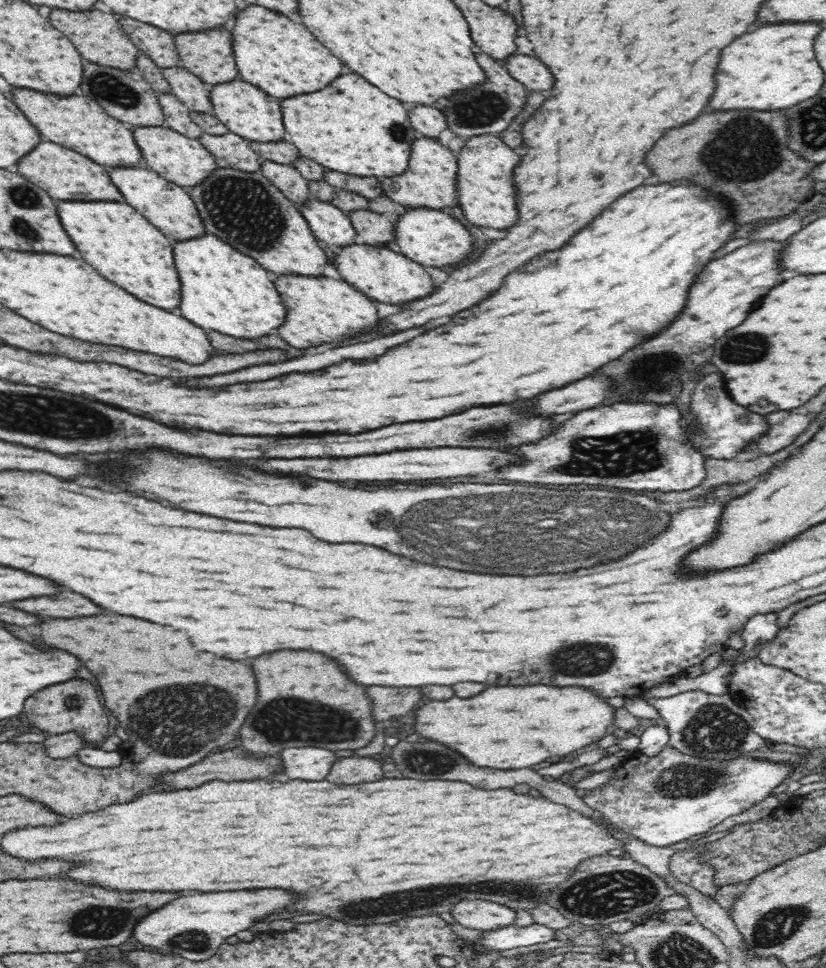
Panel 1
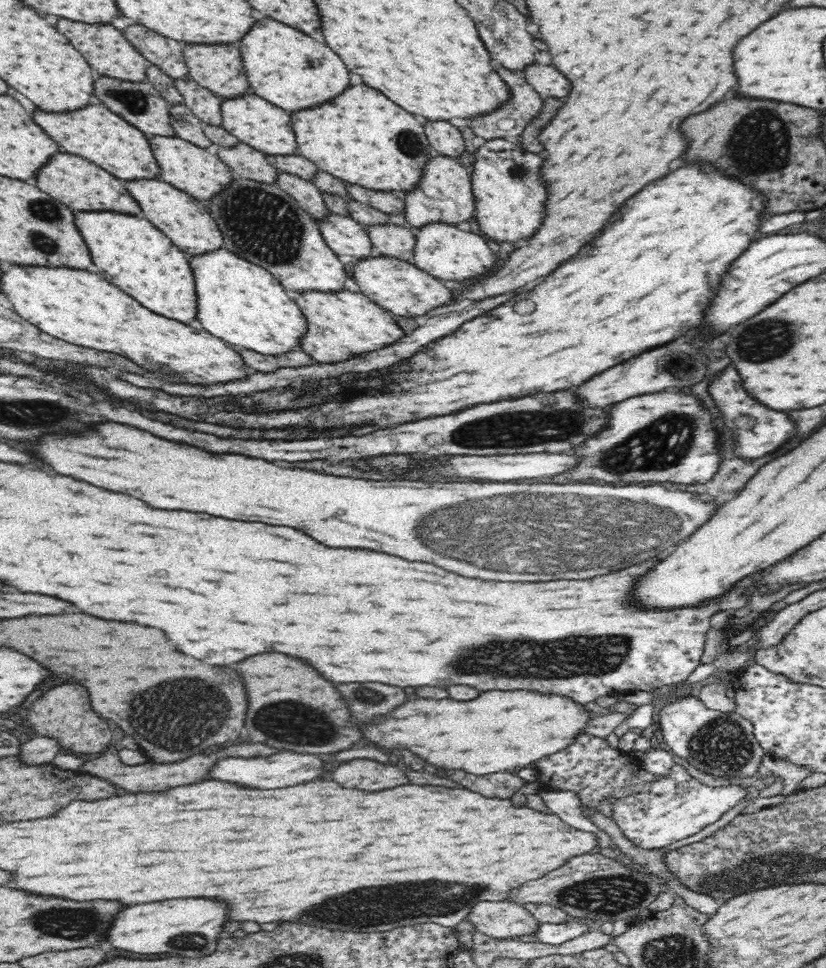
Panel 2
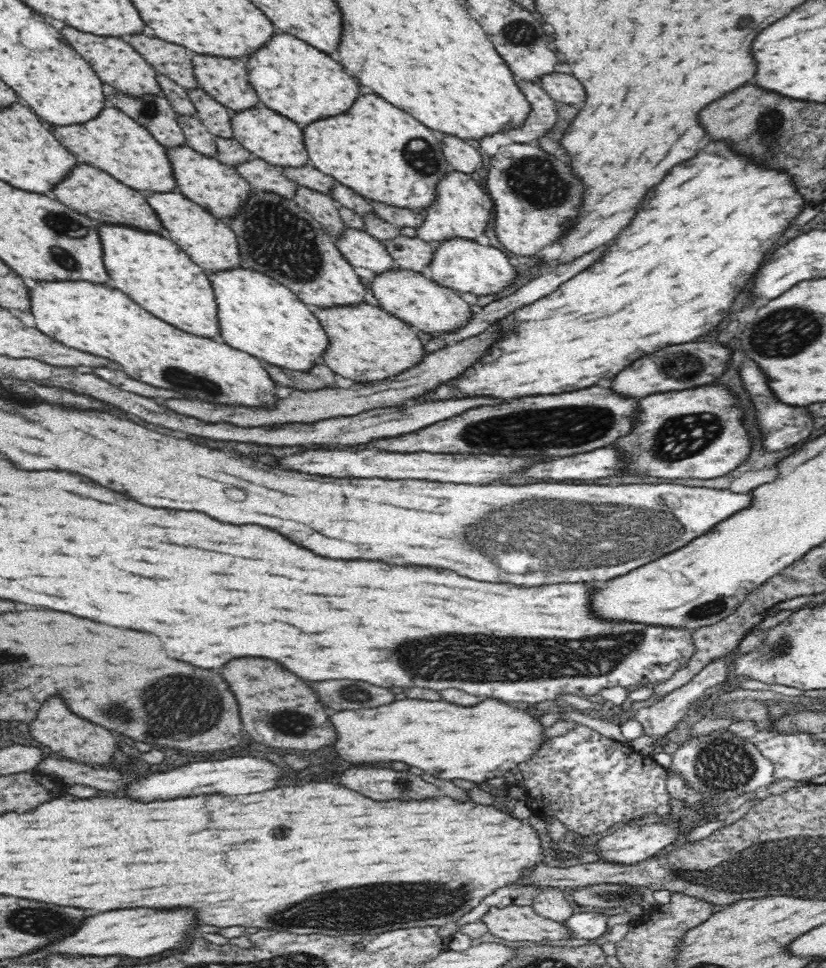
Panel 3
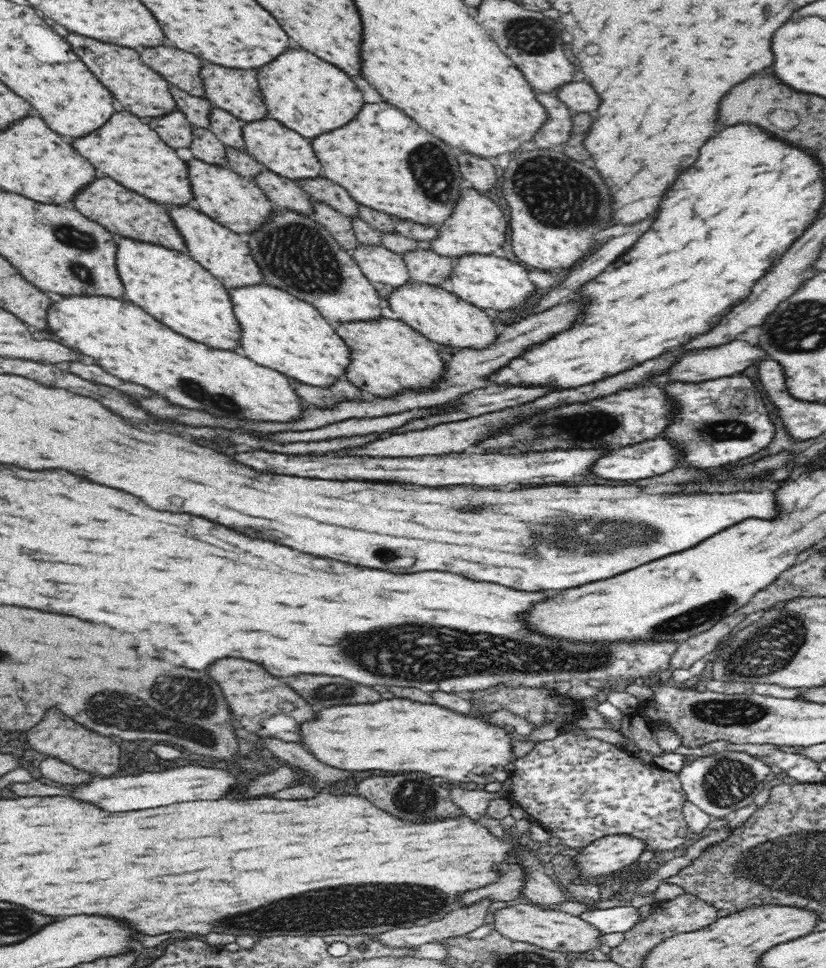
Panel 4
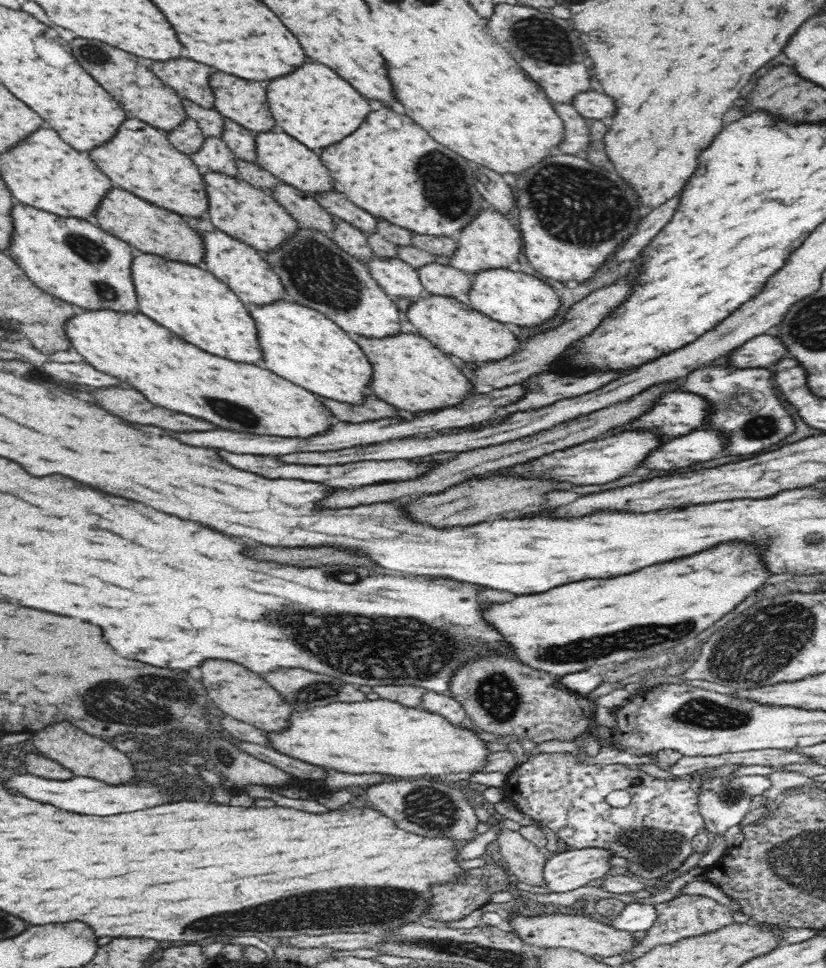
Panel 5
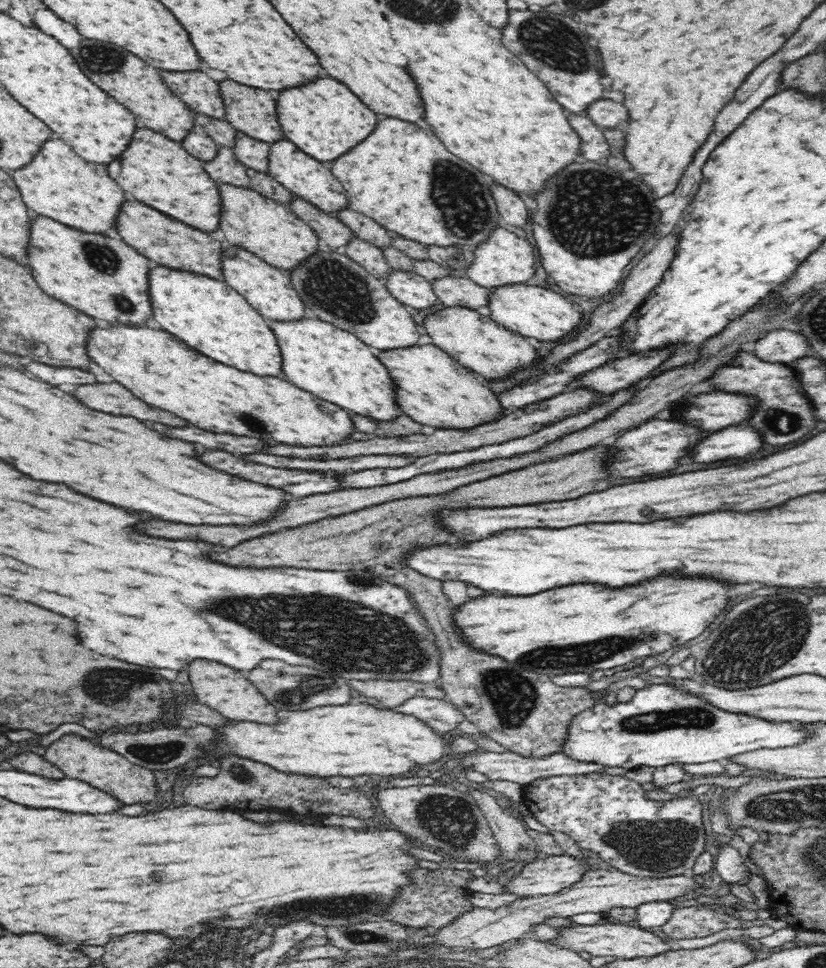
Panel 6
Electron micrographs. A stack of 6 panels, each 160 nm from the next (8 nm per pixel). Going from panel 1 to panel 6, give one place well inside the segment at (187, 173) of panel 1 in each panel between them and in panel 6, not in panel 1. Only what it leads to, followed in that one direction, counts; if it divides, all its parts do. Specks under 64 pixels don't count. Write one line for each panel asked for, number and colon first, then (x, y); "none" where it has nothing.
2: (188, 167)
3: (220, 189)
4: (234, 201)
5: (250, 214)
6: (269, 229)

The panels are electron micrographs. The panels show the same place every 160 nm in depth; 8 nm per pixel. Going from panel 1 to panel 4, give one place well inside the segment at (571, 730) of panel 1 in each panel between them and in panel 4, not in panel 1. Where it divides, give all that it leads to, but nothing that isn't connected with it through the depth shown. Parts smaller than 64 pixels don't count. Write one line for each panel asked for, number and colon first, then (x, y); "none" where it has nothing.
2: (498, 731)
3: (475, 743)
4: (398, 735)

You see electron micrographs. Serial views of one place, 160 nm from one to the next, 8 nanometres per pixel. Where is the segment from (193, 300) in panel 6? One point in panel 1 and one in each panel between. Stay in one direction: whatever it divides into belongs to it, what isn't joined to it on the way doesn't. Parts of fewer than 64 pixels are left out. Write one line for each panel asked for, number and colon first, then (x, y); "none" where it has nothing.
1: (124, 247)
2: (130, 252)
3: (151, 269)
4: (170, 285)
5: (189, 300)

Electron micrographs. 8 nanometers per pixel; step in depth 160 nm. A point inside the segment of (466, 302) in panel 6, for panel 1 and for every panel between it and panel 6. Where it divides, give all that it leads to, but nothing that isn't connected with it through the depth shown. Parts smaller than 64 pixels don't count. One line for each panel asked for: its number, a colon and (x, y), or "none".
1: (375, 229)
2: (389, 239)
3: (413, 253)
4: (424, 265)
5: (443, 279)

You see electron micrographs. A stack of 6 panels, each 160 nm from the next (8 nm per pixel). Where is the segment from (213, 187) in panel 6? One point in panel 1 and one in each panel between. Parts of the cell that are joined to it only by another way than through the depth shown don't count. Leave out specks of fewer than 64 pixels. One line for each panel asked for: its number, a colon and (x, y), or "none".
1: (77, 122)
2: (93, 132)
3: (113, 142)
4: (124, 148)
5: (139, 158)

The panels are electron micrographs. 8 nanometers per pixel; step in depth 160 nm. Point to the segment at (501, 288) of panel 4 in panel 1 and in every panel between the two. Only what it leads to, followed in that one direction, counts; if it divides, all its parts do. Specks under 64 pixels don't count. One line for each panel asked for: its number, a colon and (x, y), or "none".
1: (431, 237)
2: (441, 249)
3: (464, 265)

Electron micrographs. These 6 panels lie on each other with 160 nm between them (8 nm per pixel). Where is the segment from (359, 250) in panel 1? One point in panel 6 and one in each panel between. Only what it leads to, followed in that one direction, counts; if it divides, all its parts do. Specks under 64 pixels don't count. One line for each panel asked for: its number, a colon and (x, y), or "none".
2: (399, 286)
3: (415, 298)
4: (441, 316)
5: (455, 328)
6: (477, 342)

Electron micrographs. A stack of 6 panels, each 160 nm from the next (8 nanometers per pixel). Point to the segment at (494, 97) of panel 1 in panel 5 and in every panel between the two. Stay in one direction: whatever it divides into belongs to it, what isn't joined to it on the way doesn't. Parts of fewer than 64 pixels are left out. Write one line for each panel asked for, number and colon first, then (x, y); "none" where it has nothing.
2: (508, 121)
3: (543, 113)
4: (555, 130)
5: (575, 139)

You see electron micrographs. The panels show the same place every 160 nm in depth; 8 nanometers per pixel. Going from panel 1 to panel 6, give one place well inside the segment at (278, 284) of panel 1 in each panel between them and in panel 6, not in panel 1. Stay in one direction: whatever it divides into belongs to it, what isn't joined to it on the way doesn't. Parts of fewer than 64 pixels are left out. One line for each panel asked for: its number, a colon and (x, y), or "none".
2: (339, 323)
3: (364, 342)
4: (387, 356)
5: (408, 371)
6: (431, 387)

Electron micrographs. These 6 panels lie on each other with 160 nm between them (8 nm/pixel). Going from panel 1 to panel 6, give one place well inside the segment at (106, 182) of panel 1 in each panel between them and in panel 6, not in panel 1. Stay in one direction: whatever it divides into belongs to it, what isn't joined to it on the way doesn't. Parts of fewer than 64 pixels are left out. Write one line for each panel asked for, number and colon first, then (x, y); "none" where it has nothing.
2: (81, 185)
3: (86, 189)
4: (122, 211)
5: (144, 226)
6: (164, 240)

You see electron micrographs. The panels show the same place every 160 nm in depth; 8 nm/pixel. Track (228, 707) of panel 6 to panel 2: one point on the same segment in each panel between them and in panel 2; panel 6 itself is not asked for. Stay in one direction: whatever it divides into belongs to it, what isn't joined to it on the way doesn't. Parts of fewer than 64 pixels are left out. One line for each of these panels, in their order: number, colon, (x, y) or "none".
2: (282, 689)
3: (278, 709)
4: (263, 704)
5: (242, 694)

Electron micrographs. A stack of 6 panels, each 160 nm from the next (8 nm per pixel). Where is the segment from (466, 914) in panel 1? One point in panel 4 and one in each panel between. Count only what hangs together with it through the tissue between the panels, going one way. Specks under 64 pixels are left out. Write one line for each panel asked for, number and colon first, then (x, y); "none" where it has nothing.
2: (499, 919)
3: (513, 923)
4: (520, 921)

